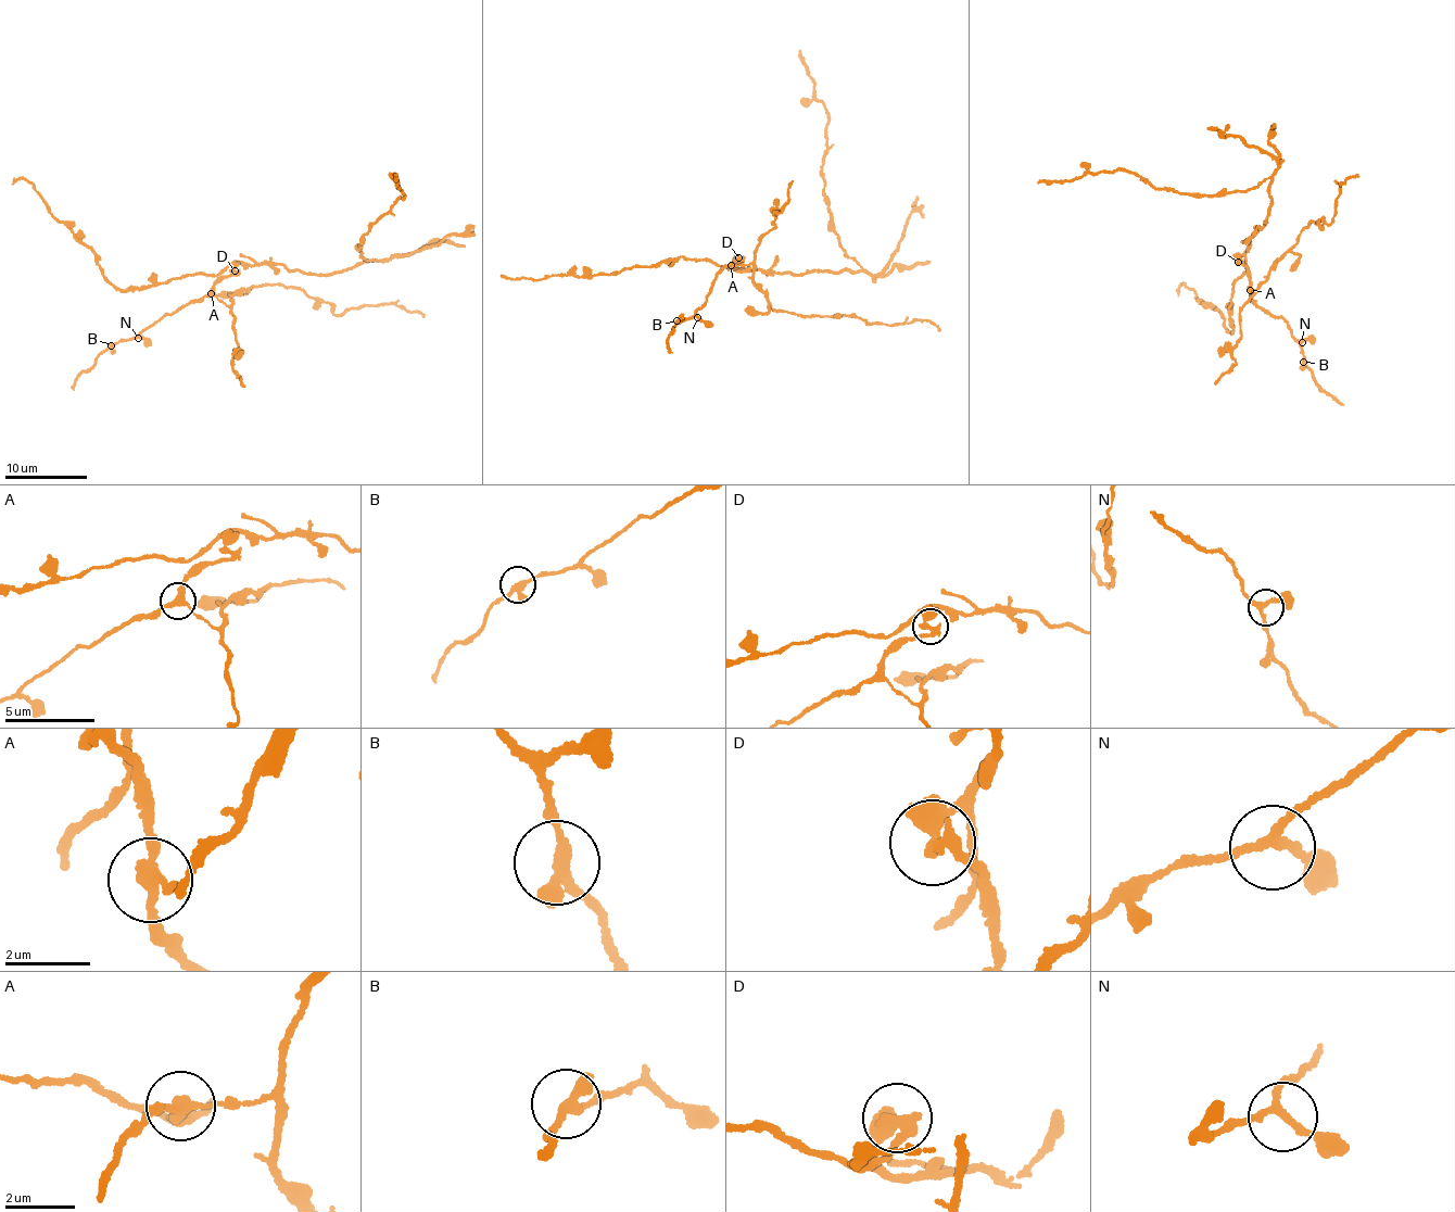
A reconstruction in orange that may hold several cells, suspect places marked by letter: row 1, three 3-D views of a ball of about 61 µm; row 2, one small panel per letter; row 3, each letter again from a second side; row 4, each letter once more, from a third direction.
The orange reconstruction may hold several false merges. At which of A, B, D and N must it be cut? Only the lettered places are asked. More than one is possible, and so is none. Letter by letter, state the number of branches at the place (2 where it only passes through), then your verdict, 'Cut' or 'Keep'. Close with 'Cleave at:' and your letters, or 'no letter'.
A: Branches: 3. Cut
B: Branches: 3. Keep
D: Branches: 3. Cut
N: Branches: 3. Keep
Cleave at: A, D

